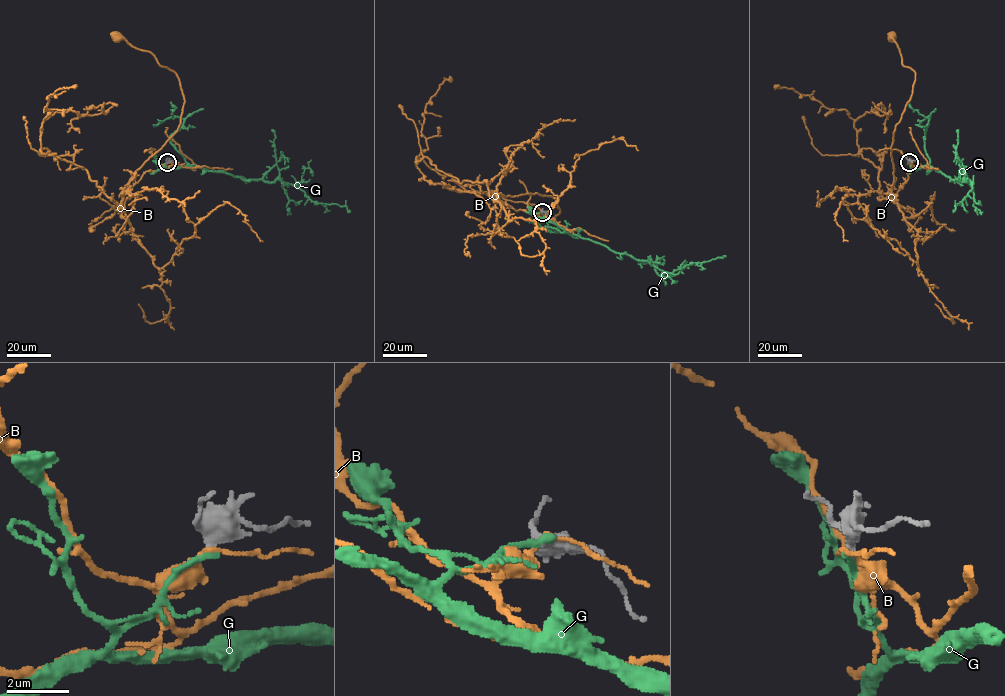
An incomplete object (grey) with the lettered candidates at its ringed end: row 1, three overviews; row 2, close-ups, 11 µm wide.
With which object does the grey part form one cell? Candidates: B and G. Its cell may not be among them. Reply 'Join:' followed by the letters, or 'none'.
Join: G

